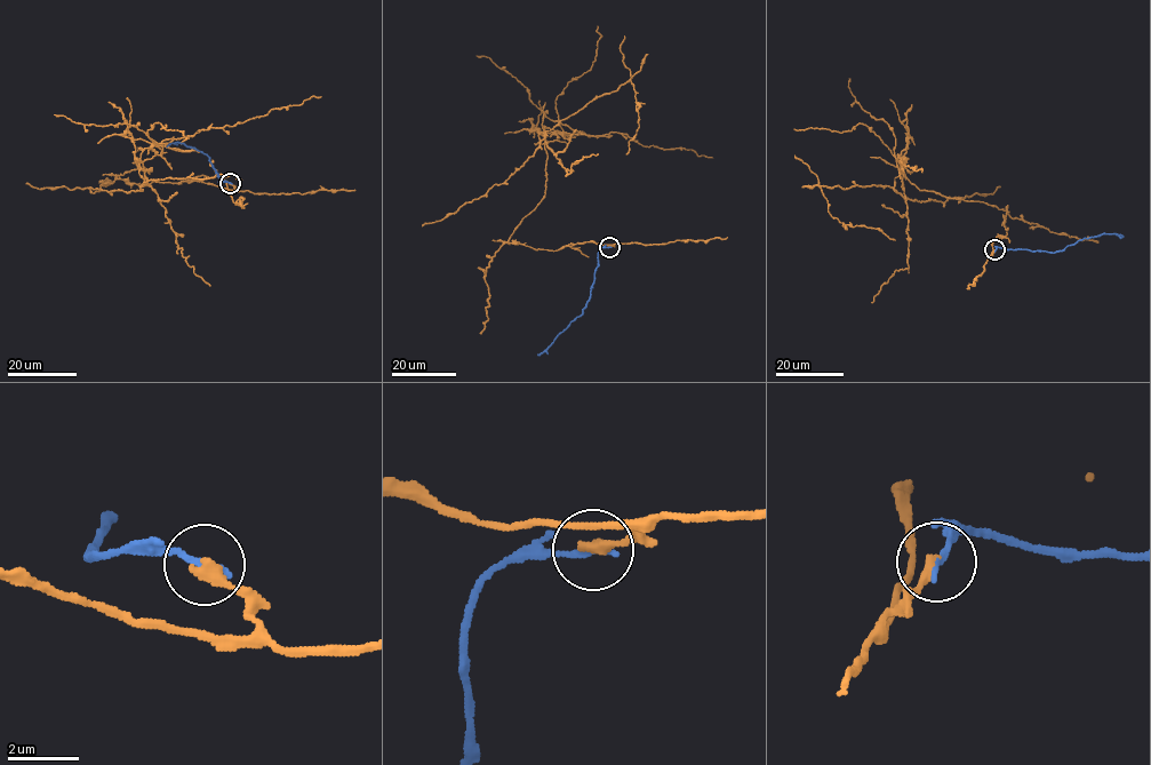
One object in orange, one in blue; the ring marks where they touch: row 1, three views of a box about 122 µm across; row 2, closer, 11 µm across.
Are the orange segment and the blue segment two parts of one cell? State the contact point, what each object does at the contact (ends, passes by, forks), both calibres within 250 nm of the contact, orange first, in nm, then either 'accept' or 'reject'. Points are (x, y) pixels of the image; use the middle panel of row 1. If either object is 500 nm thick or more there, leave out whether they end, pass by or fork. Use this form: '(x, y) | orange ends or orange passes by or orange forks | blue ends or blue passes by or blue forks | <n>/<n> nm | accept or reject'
(609, 247) | orange ends | blue ends | 380/200 nm | reject

